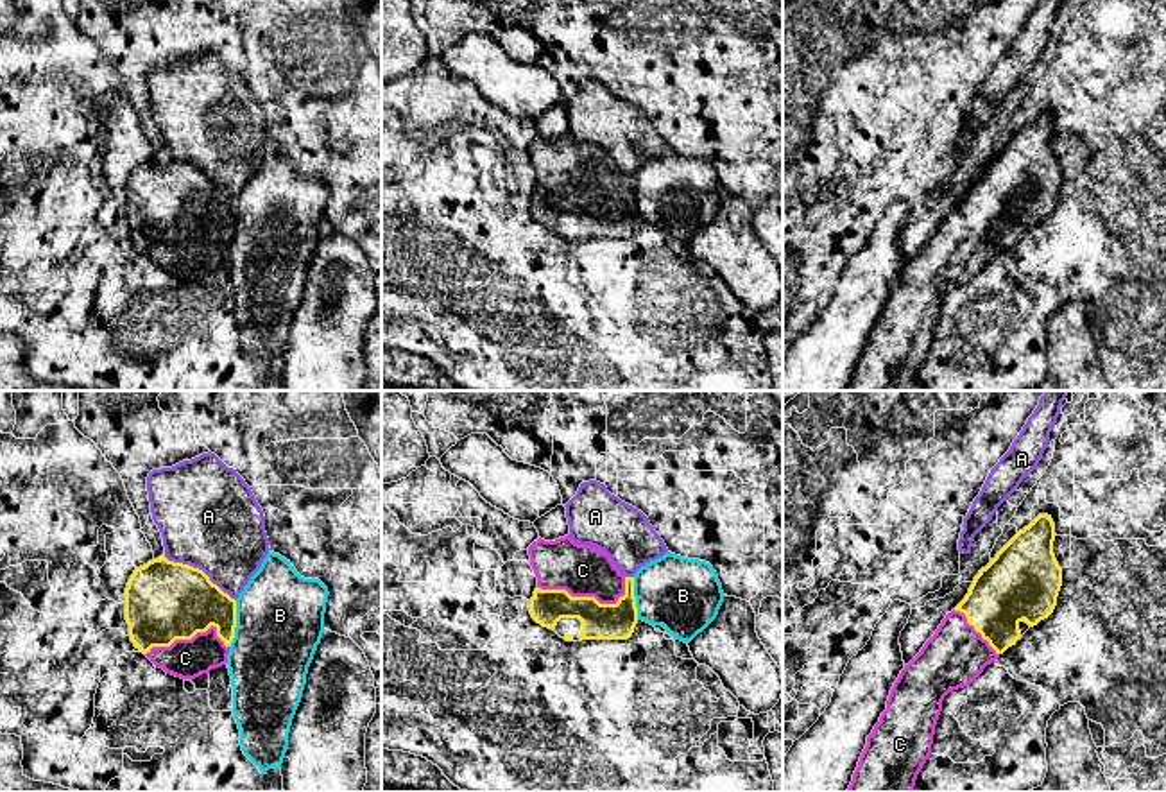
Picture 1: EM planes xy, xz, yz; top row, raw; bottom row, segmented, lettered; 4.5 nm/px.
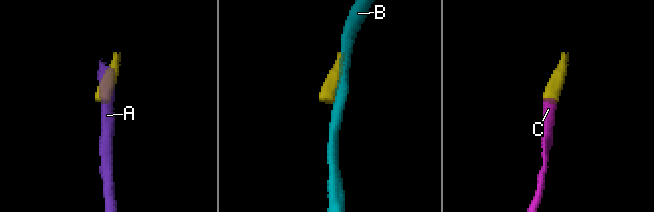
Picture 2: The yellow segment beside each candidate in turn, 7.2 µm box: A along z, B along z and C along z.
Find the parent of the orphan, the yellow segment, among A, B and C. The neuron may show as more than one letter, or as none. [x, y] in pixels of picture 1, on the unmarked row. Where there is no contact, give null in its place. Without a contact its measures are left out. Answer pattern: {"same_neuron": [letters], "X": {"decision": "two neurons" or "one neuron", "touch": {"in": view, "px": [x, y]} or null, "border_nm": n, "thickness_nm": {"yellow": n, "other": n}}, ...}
{"same_neuron": ["C"], "A": {"decision": "two neurons", "touch": {"in": "xy", "px": [197, 167]}, "border_nm": 380, "thickness_nm": {"yellow": 360, "other": 460}}, "B": {"decision": "two neurons", "touch": {"in": "xy", "px": [235, 223]}, "border_nm": 220, "thickness_nm": {"yellow": 300, "other": 400}}, "C": {"decision": "one neuron", "touch": {"in": "xz", "px": [588, 196]}, "border_nm": 400, "thickness_nm": {"yellow": 160, "other": 240}}}

